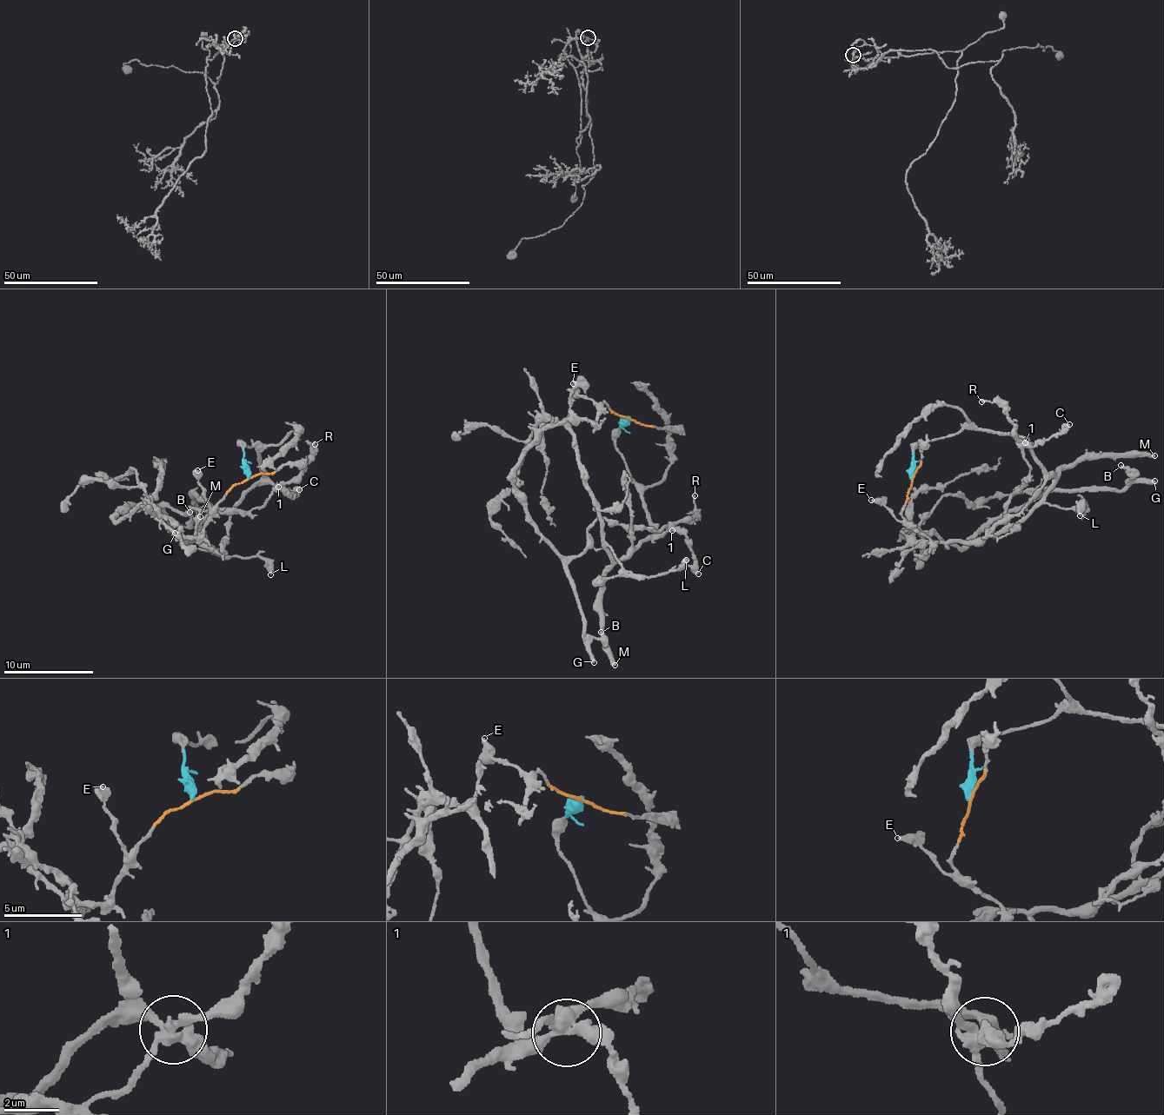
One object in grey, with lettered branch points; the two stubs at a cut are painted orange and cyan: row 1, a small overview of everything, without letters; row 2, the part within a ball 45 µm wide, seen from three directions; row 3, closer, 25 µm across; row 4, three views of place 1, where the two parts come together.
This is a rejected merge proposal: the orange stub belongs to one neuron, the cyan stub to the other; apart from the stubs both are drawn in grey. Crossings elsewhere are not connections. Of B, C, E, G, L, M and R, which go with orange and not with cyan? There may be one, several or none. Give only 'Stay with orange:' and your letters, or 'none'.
Stay with orange: B, E, G, R

